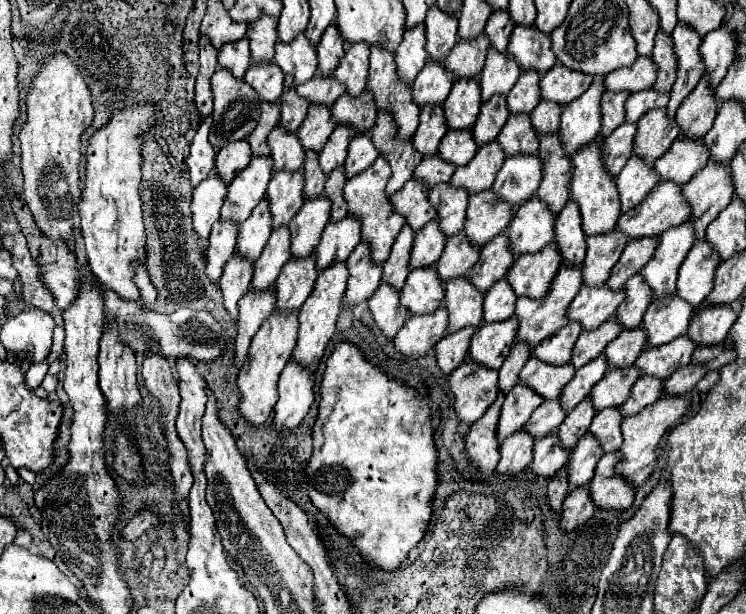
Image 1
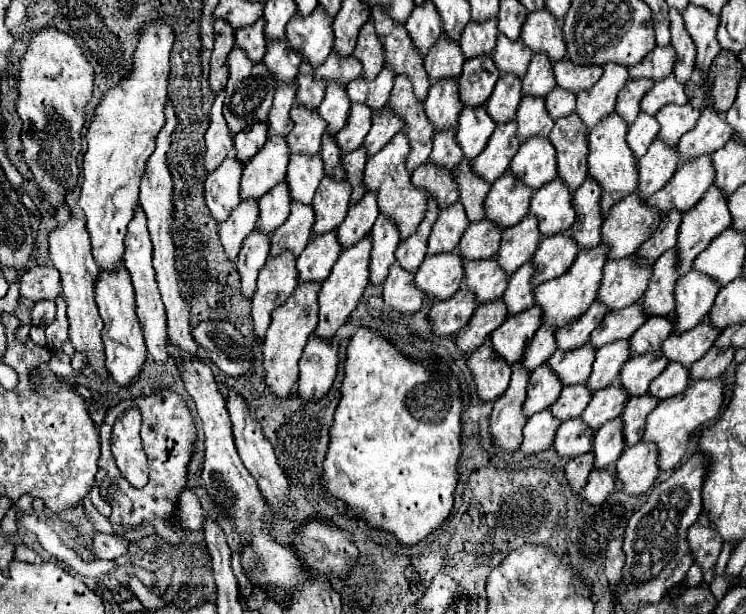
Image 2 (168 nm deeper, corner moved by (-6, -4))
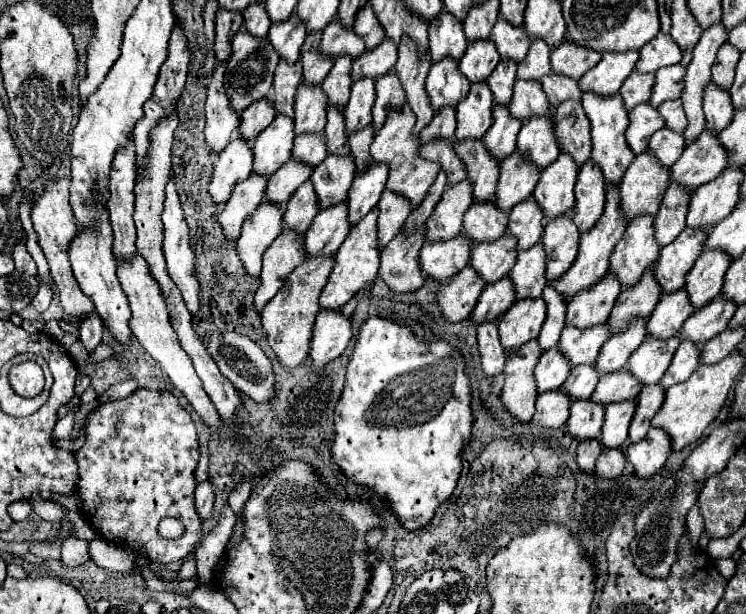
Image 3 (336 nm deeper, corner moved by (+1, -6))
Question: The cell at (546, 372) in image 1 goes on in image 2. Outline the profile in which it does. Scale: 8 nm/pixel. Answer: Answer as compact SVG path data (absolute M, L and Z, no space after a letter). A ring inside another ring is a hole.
M593 346L577 348L577 352L555 352L549 360L547 366L559 376L563 386L575 386L575 384L585 384L589 374L591 374L591 364L595 360L595 350Z

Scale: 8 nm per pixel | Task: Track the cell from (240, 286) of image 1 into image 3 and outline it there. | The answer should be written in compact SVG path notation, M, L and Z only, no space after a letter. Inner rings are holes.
M262 202L254 214L244 220L242 234L238 238L238 254L250 276L258 276L262 270L262 256L266 248L282 230L282 206L276 202Z

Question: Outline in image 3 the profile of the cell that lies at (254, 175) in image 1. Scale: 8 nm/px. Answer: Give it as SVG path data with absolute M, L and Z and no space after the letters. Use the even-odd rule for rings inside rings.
M276 114L272 124L254 138L254 172L274 174L292 156L294 138L294 120L286 114Z

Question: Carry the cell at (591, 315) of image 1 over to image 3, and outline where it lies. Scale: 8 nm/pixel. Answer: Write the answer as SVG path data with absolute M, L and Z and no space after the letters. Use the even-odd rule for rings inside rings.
M636 216L630 220L626 234L612 252L610 272L614 272L622 286L628 288L646 268L656 264L658 250L660 246L654 238L654 216Z

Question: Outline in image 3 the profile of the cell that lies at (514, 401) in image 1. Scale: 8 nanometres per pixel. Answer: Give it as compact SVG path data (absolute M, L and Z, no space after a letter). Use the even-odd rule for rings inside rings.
M558 346L546 350L534 372L536 382L538 382L538 392L560 388L566 382L570 370L572 370L572 366L570 366L570 362L566 362L566 358L558 350Z

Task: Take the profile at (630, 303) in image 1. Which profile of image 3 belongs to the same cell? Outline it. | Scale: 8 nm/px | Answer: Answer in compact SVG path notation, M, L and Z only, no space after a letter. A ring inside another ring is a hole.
M684 228L672 244L662 248L654 272L664 292L674 292L684 286L684 278L702 254L706 238L708 234L702 228Z

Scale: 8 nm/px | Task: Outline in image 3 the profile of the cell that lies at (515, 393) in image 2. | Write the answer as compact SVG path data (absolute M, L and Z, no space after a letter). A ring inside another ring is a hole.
M530 340L518 348L518 352L508 358L504 366L506 382L502 388L502 404L520 422L530 422L534 416L534 404L538 398L538 386L534 380L534 366L542 356L538 340Z

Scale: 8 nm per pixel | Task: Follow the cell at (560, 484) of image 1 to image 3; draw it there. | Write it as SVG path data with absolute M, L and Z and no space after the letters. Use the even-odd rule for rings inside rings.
M592 438L592 440L584 440L584 442L580 442L580 446L578 446L578 450L576 450L580 468L586 470L586 472L592 472L592 470L594 470L594 464L596 464L596 458L600 456L600 452L602 452L602 444L600 444L600 440Z

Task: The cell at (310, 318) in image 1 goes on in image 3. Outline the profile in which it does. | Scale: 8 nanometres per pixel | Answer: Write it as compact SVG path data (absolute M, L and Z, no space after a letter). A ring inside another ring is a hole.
M378 208L370 210L370 214L366 214L356 226L352 226L348 238L344 240L344 244L338 248L336 252L336 264L334 270L330 274L328 284L322 290L320 296L320 306L322 308L332 308L338 310L342 308L358 290L362 290L368 282L372 282L378 274L378 266L380 266L380 244L378 244L378 228L376 228L376 218L378 218Z

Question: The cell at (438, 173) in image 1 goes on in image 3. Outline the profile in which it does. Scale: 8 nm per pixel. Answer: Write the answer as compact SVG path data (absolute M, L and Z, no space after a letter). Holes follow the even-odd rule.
M444 106L444 110L438 110L432 118L432 122L420 132L420 140L426 144L434 138L448 138L454 140L456 130L456 108Z

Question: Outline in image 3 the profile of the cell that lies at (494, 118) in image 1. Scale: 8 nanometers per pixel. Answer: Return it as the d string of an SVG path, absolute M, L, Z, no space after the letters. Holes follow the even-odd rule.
M510 58L500 60L498 66L494 68L494 74L490 74L490 78L486 80L494 94L494 102L500 104L510 102L514 80L516 80L516 62L510 62Z

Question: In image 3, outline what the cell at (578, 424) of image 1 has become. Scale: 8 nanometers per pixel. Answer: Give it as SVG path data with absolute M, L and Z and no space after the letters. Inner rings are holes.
M618 370L618 372L600 376L600 382L592 394L592 400L602 404L622 402L622 400L636 398L640 390L642 390L642 382L636 376L628 374L628 370Z

